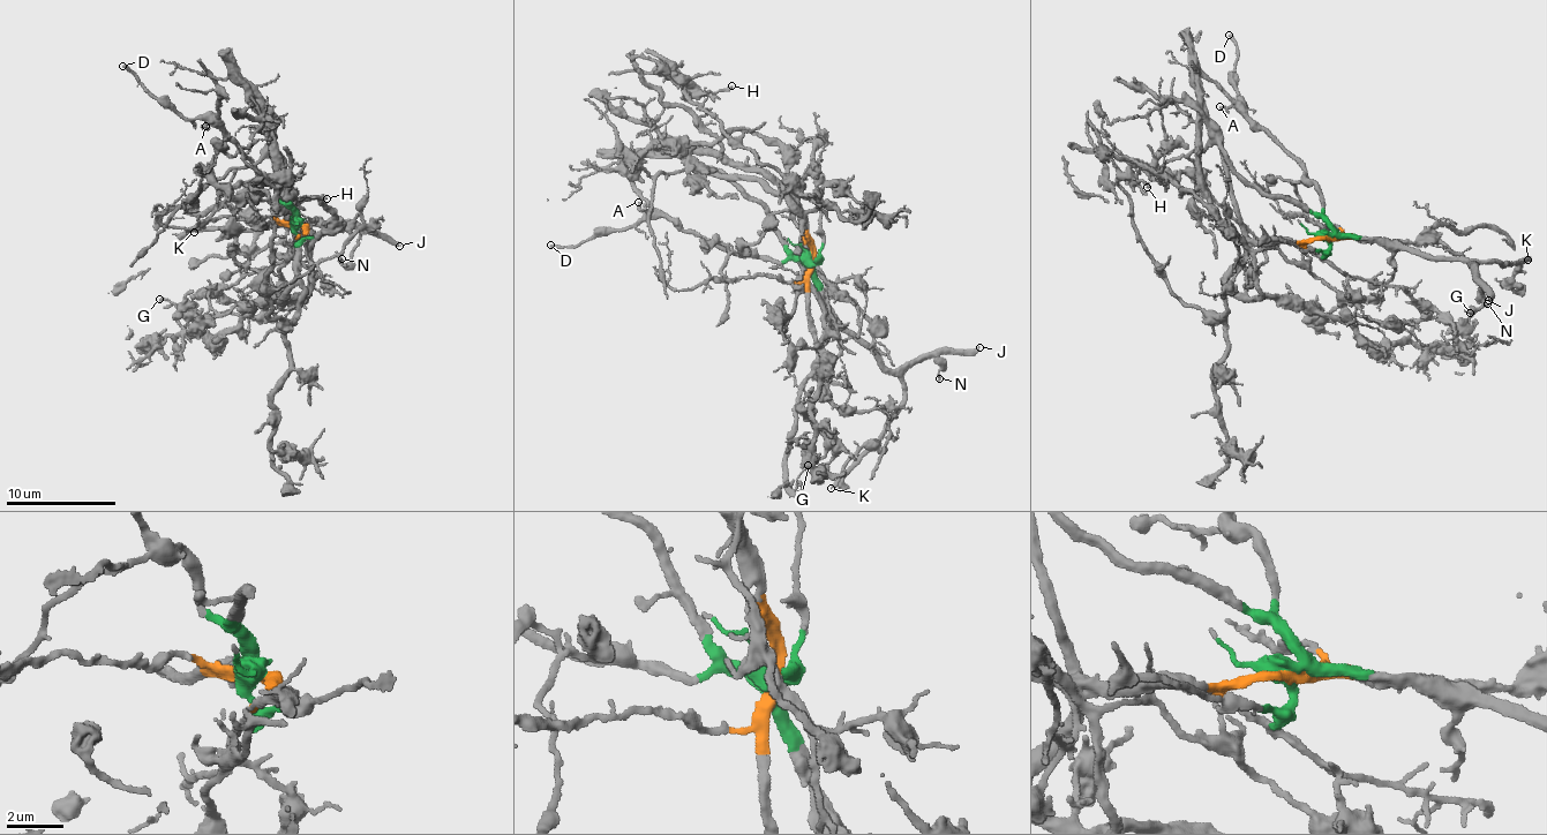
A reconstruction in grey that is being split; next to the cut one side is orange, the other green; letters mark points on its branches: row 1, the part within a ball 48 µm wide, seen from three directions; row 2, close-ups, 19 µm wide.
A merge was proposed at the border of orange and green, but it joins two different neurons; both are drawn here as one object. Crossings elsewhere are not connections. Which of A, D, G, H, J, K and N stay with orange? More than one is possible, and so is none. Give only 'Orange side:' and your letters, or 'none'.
Orange side: G, H

